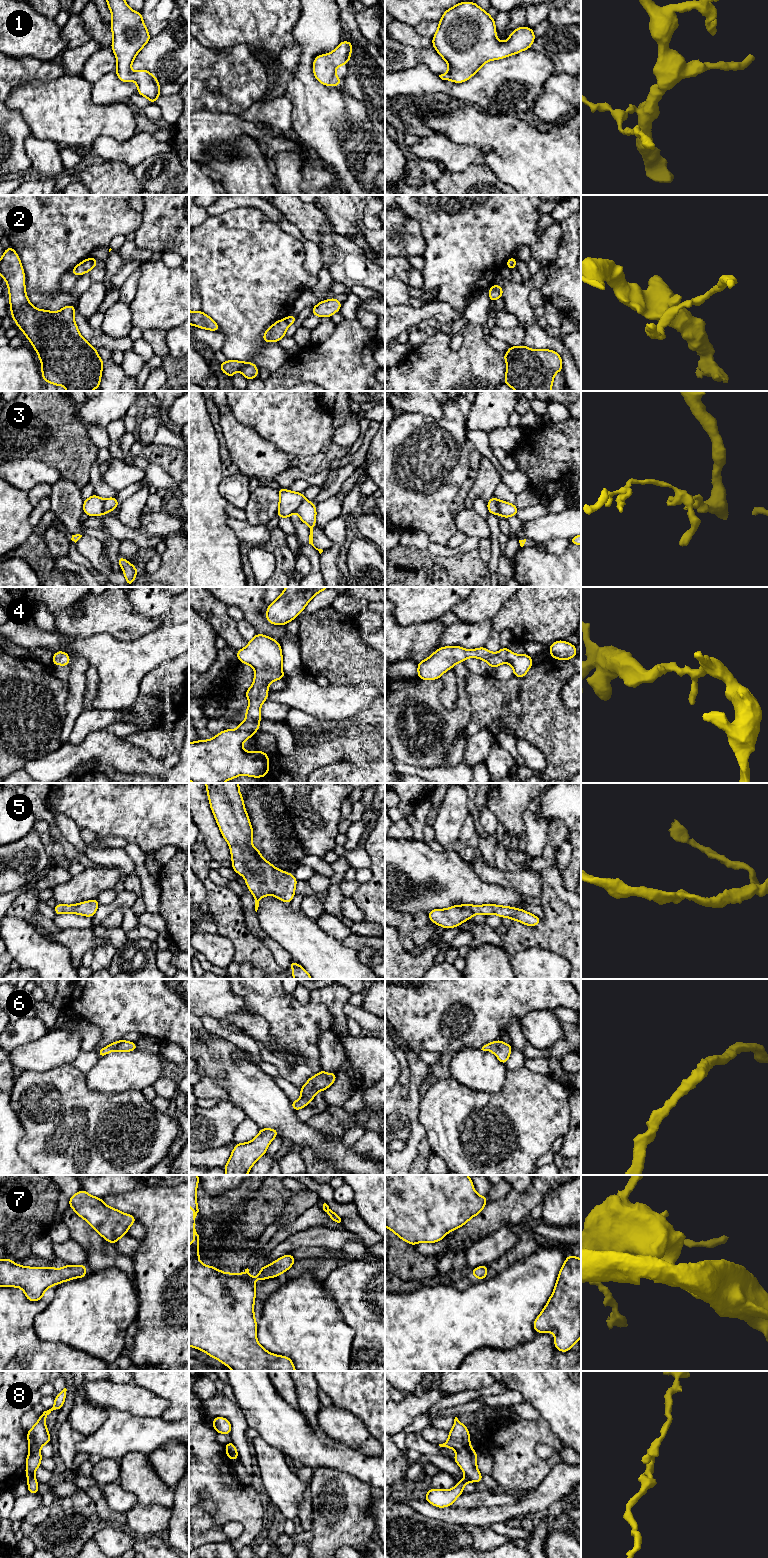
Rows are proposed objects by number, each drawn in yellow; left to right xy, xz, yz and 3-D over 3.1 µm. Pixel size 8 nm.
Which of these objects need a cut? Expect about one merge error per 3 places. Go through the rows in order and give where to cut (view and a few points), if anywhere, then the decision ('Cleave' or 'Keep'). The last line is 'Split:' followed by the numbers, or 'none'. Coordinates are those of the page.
1: No split. Keep
2: Split along xz (284, 319), (288, 325). Cleave
3: Split along xy (103, 500), (104, 513). Cleave
4: No split. Keep
5: No split. Keep
6: No split. Keep
7: No split. Keep
8: Split along yz (469, 1446), (458, 1451). Cleave
Split: 2, 3, 8

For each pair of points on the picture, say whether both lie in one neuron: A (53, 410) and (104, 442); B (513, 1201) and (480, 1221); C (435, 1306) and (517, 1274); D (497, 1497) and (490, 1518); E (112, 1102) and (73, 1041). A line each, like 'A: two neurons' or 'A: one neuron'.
A: two neurons
B: one neuron
C: one neuron
D: two neurons
E: two neurons

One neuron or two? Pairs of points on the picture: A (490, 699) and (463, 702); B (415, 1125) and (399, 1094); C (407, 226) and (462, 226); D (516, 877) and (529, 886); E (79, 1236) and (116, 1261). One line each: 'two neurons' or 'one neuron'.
A: two neurons
B: two neurons
C: two neurons
D: one neuron
E: one neuron

